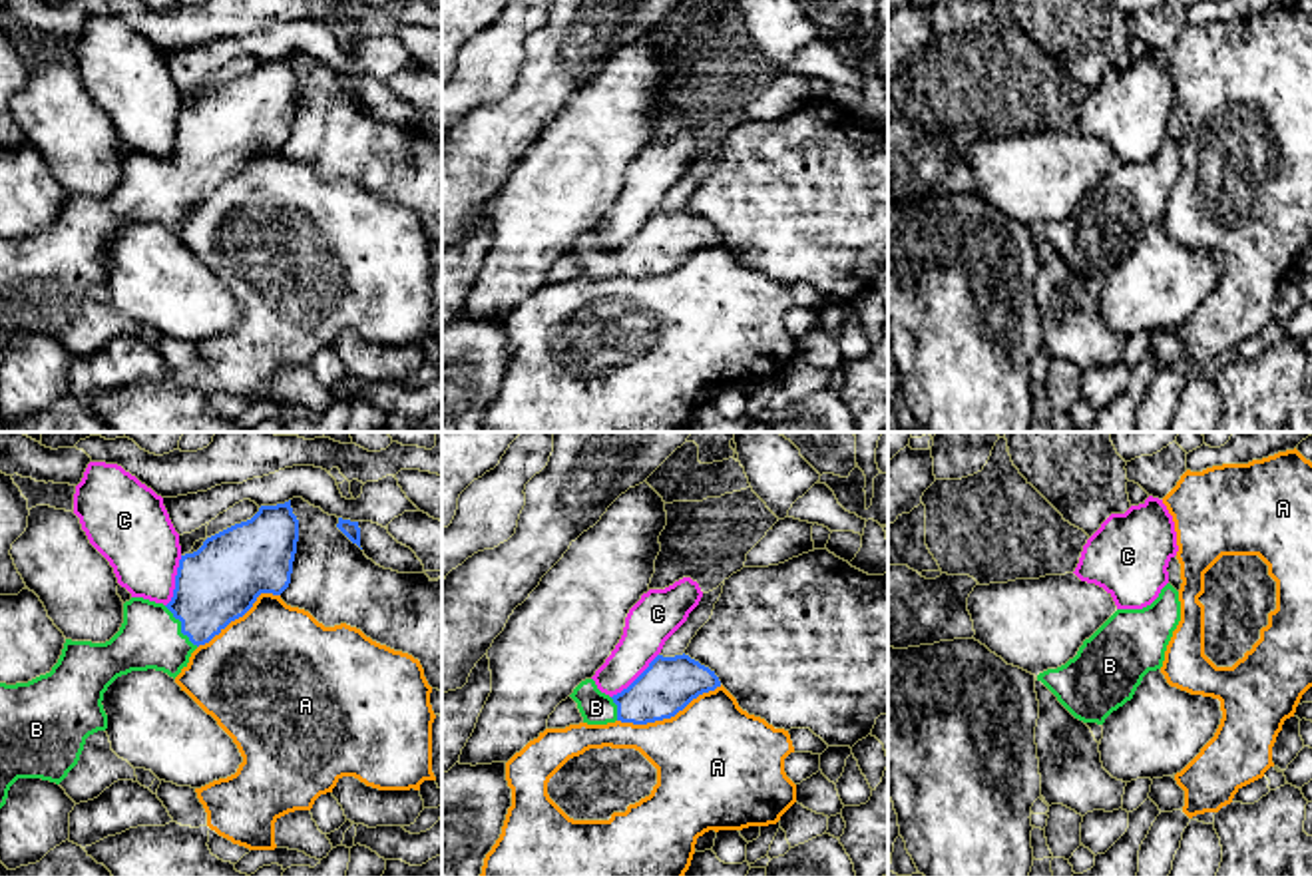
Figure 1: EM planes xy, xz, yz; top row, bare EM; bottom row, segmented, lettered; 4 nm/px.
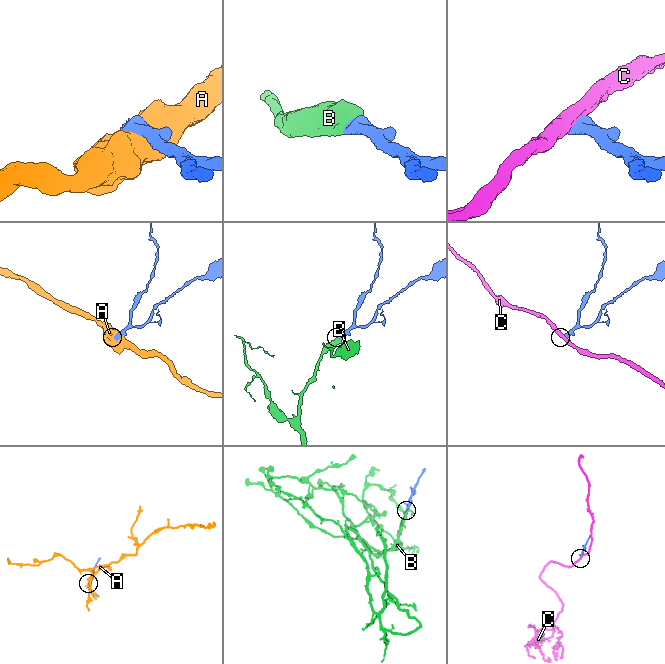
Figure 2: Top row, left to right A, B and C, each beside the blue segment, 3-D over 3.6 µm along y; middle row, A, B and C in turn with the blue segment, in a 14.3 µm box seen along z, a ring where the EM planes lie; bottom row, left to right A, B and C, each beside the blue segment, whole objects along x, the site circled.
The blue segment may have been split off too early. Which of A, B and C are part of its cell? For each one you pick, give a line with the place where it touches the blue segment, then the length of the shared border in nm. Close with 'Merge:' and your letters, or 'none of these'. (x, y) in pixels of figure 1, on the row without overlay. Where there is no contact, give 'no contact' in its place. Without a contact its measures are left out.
B: contact xy (182, 182); length 220 nm
Merge: B

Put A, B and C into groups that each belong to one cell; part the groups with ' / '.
A / B / C

